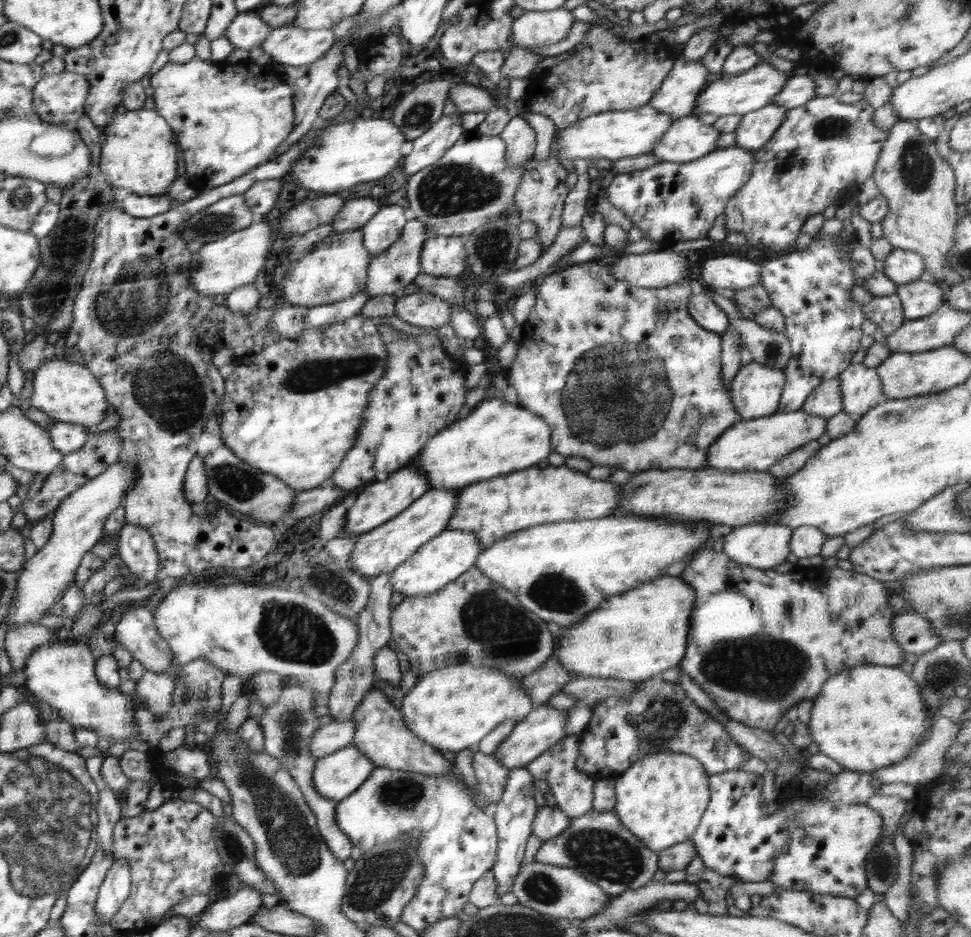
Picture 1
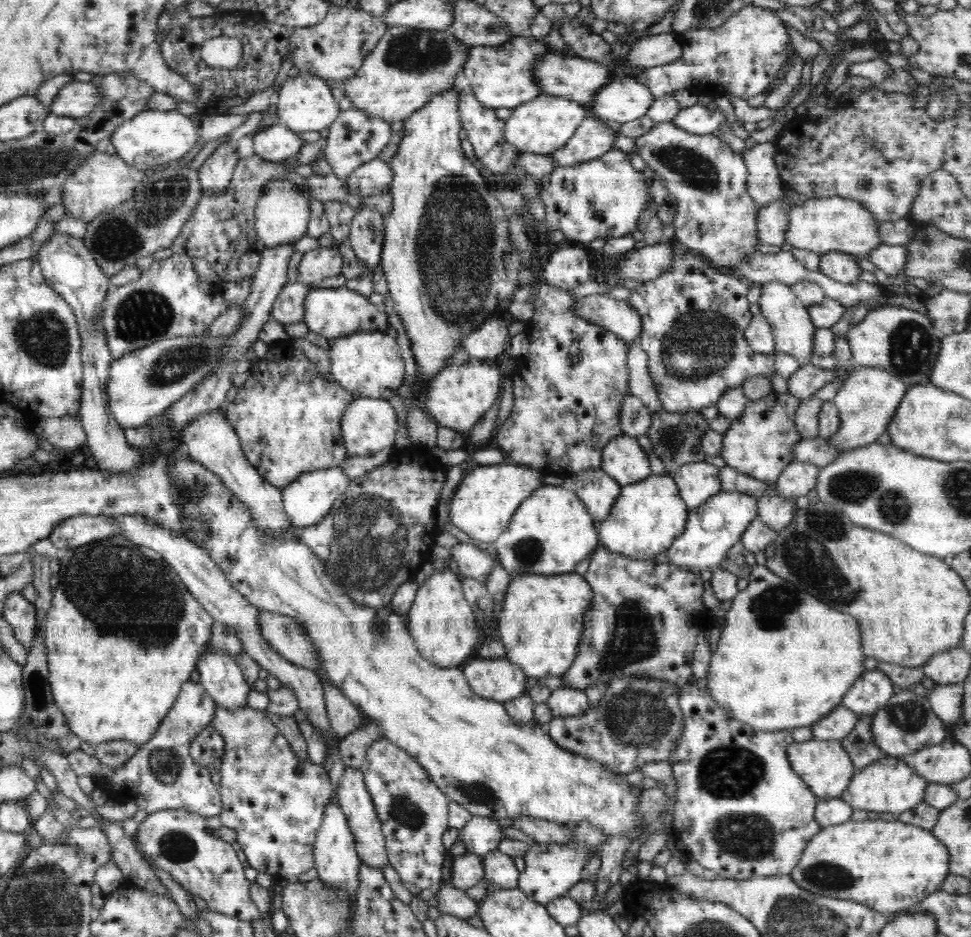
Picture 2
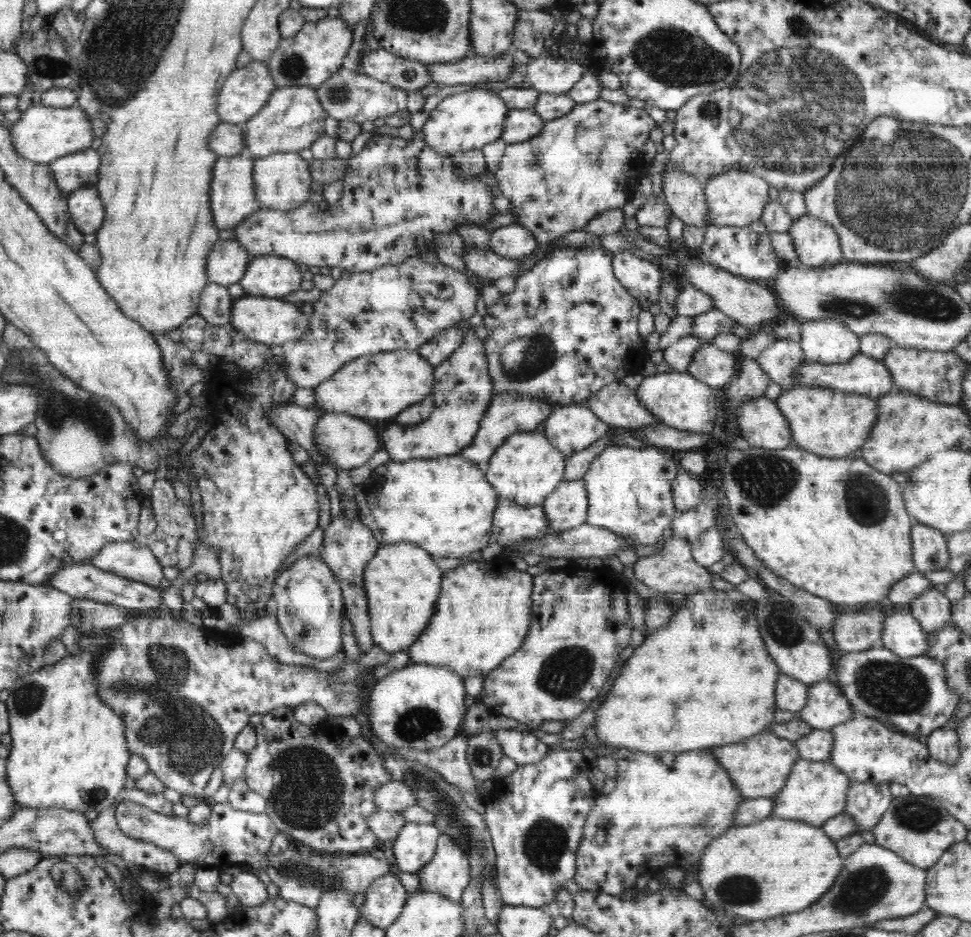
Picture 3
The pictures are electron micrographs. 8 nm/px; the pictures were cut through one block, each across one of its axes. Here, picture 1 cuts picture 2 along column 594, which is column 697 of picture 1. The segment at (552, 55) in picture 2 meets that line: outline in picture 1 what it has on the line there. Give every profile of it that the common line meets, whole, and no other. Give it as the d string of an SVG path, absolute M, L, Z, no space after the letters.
M680 55L647 105L678 119L691 115L699 92L713 77L700 60L688 61Z

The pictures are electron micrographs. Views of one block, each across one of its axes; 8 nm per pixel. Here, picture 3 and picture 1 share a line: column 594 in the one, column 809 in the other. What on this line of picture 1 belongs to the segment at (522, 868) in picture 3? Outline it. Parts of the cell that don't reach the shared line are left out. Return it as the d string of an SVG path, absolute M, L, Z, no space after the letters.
M738 768L721 772L720 774L709 775L709 803L700 819L697 829L690 838L695 844L697 855L702 858L708 872L714 872L722 877L734 877L738 882L766 882L770 874L774 872L775 856L787 843L788 831L786 825L789 823L793 810L806 803L817 803L818 801L830 801L831 803L862 804L870 796L878 792L882 782L875 779L871 773L857 773L841 769L838 774L833 774L836 779L828 785L819 785L816 789L802 789L797 784L792 788L784 788L778 793L778 812L765 815L761 809L762 800L762 776L752 773L752 768L739 771Z

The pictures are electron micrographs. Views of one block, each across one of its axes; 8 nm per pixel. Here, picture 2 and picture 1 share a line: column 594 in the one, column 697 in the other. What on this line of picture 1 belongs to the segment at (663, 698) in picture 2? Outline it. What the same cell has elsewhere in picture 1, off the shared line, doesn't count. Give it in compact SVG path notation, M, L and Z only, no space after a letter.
M660 676L640 681L635 693L608 697L595 702L591 711L592 716L589 723L579 736L581 742L578 747L579 755L575 760L575 769L578 772L589 774L596 781L608 776L619 776L627 768L630 768L634 761L642 760L642 757L650 756L650 753L654 752L683 752L689 754L698 759L698 762L702 764L709 775L734 770L740 764L741 766L747 766L749 762L754 760L754 756L751 756L729 735L722 723L713 719L709 713L700 709L692 699L687 697L679 682L666 682Z

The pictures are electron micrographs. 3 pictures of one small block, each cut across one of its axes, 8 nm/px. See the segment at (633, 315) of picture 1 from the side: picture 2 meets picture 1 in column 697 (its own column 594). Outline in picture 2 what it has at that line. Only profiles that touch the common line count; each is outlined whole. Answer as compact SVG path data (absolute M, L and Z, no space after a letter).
M540 282L538 294L535 296L534 315L529 322L527 333L531 341L527 352L517 356L517 362L514 366L514 374L511 376L514 390L514 407L509 418L500 426L500 430L496 432L496 438L493 440L501 450L504 458L503 463L514 463L516 465L524 465L545 475L556 475L559 477L570 477L571 475L589 470L601 468L602 454L606 444L610 443L618 436L623 436L621 428L621 413L624 397L631 394L628 384L628 367L626 367L626 356L628 356L628 347L626 341L619 336L606 330L602 325L596 325L592 321L584 320L584 317L576 317L572 313L572 304L576 302L575 295L570 295L569 290L558 289L552 285Z

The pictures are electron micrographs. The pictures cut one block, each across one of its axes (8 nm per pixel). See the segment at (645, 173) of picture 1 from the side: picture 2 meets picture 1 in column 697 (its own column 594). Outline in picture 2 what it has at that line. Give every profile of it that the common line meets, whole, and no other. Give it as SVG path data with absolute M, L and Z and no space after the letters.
M614 148L594 160L574 164L574 166L556 167L549 175L541 178L539 191L546 206L548 226L552 230L562 230L568 238L578 242L590 243L596 238L631 236L632 232L638 229L638 220L644 208L648 208L651 204L649 177L643 171L634 168L628 153Z

